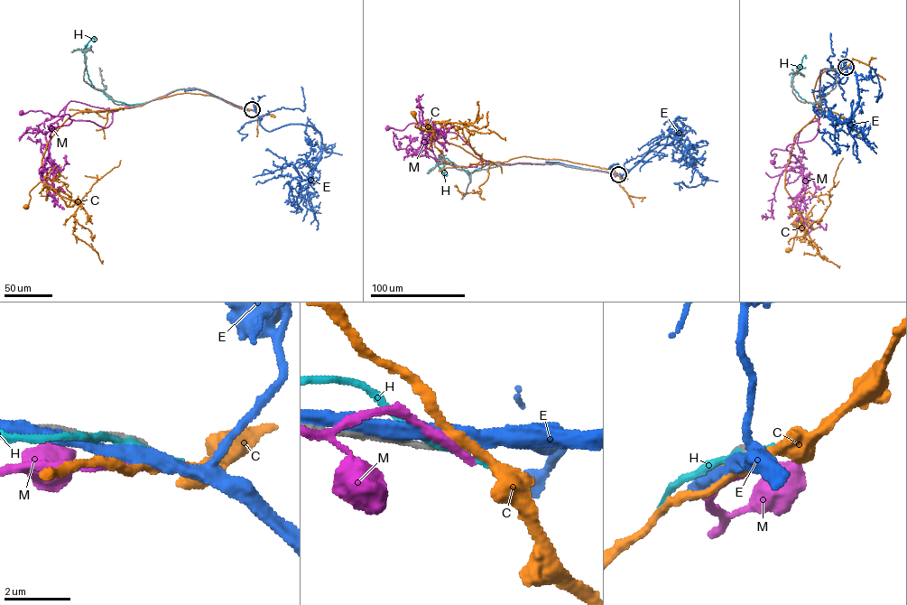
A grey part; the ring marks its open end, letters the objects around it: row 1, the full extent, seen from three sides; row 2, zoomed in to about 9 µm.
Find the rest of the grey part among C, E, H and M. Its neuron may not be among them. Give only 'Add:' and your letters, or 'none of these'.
Add: none of these

